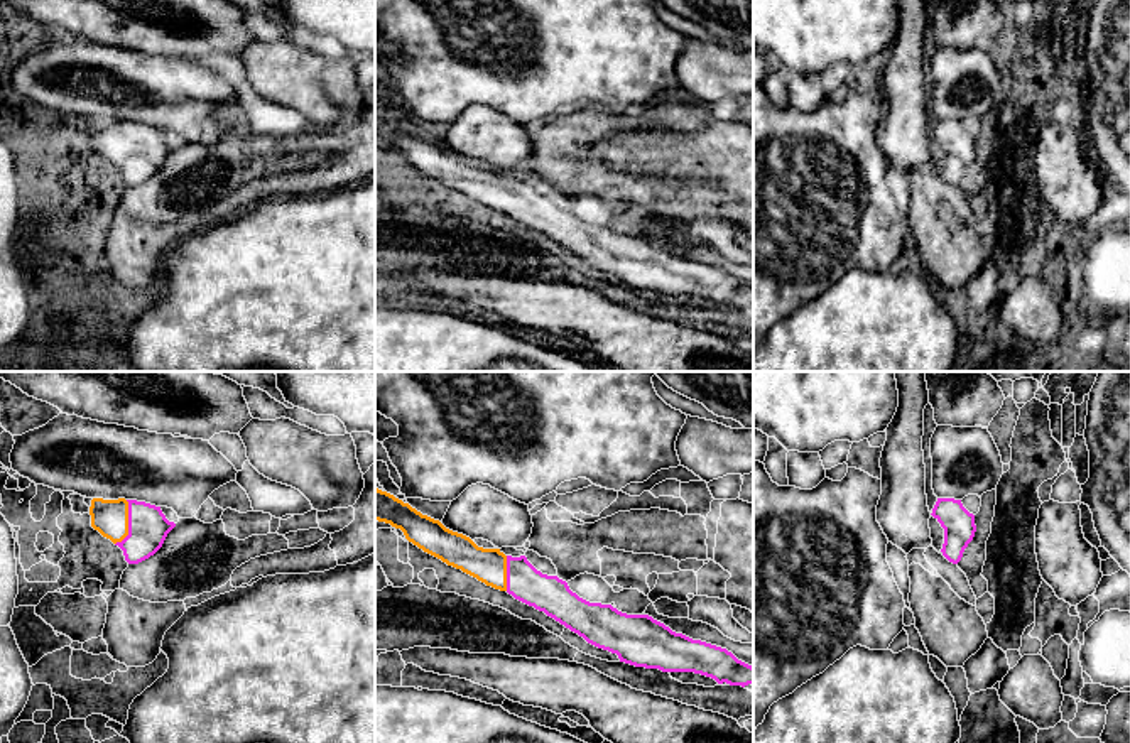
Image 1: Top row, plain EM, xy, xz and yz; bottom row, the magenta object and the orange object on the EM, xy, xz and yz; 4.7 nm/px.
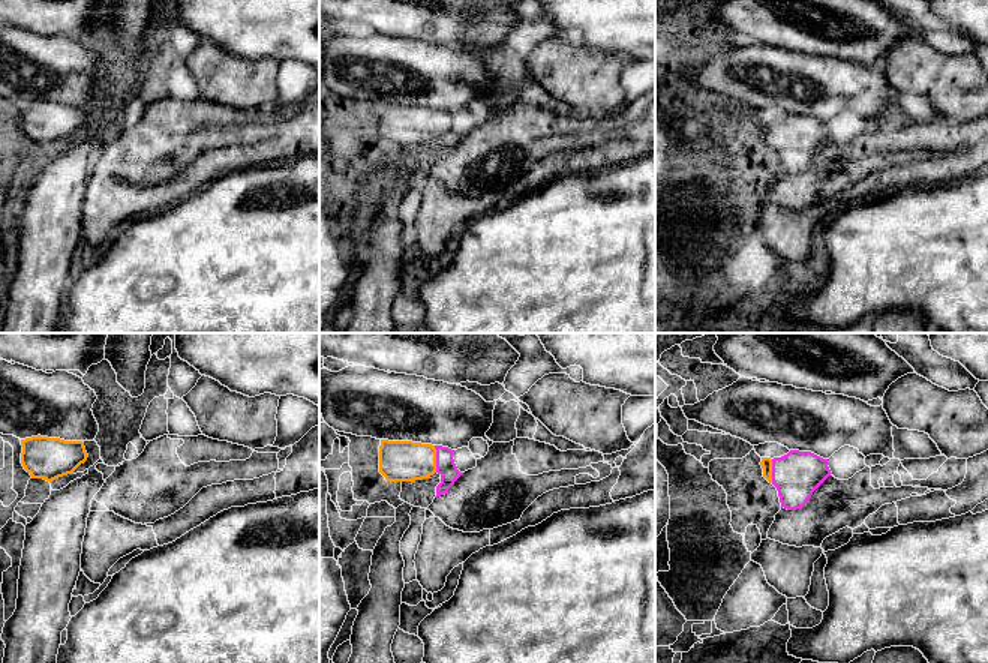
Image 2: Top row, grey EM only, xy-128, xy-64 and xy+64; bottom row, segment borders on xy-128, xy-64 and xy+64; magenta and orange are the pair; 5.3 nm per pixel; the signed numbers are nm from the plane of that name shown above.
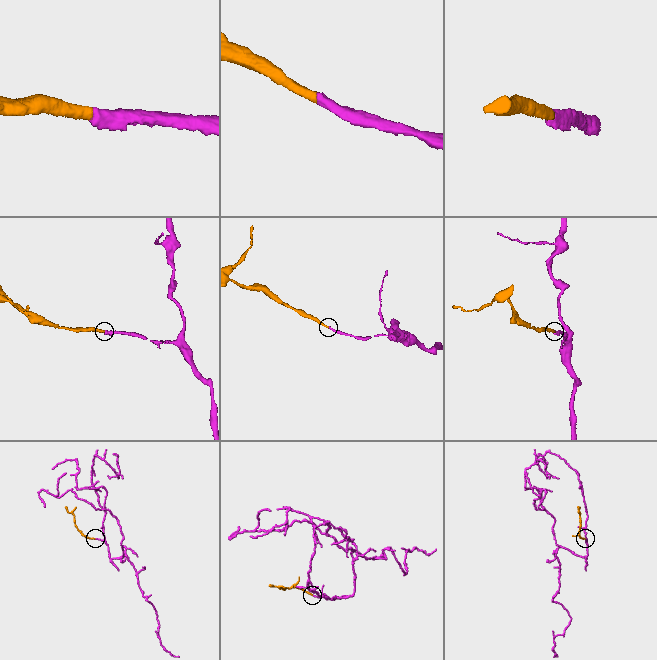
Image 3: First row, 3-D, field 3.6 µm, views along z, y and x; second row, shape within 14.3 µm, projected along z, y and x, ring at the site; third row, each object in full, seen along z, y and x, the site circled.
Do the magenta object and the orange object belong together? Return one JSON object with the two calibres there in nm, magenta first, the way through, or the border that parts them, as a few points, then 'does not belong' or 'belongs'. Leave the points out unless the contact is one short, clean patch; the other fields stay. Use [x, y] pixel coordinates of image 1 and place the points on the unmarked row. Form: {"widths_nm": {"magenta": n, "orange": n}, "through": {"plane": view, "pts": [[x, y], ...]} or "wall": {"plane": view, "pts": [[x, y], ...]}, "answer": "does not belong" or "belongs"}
{"widths_nm": {"magenta": 190, "orange": 180}, "answer": "belongs"}

